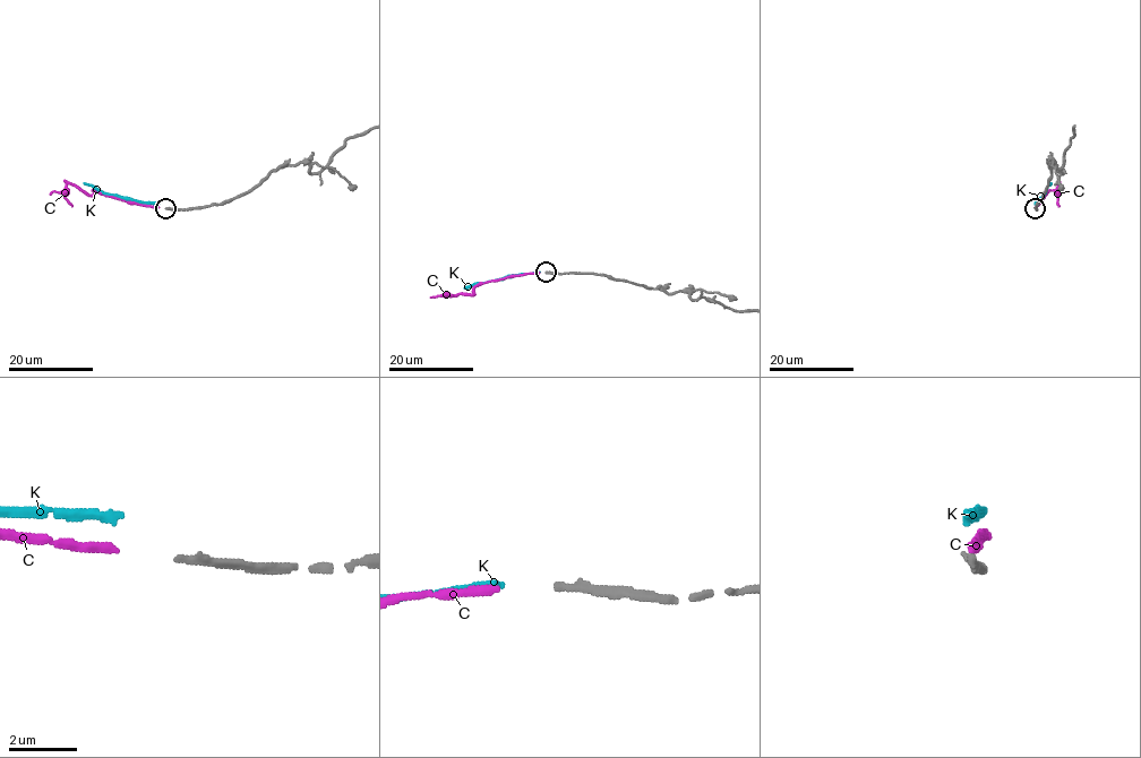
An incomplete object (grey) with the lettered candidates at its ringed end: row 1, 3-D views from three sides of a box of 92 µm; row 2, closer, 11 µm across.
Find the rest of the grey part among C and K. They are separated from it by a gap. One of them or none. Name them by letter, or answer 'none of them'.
C

